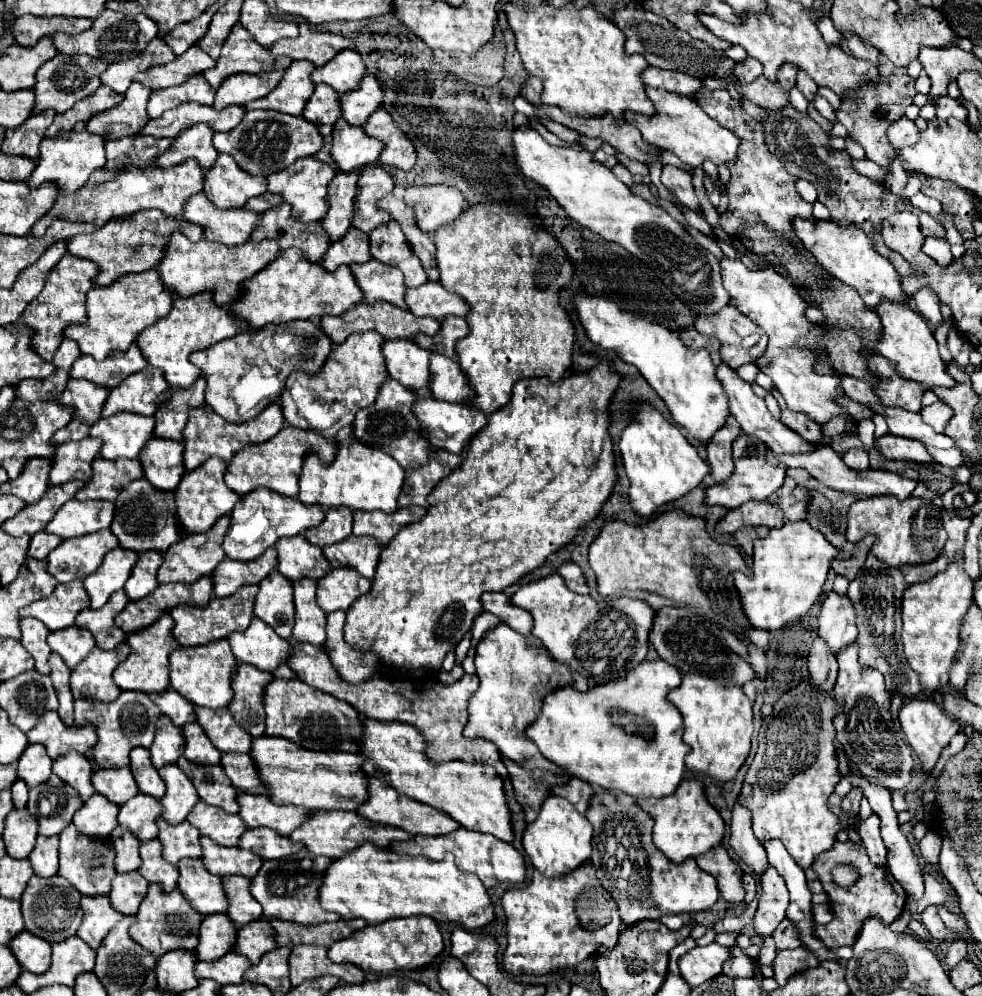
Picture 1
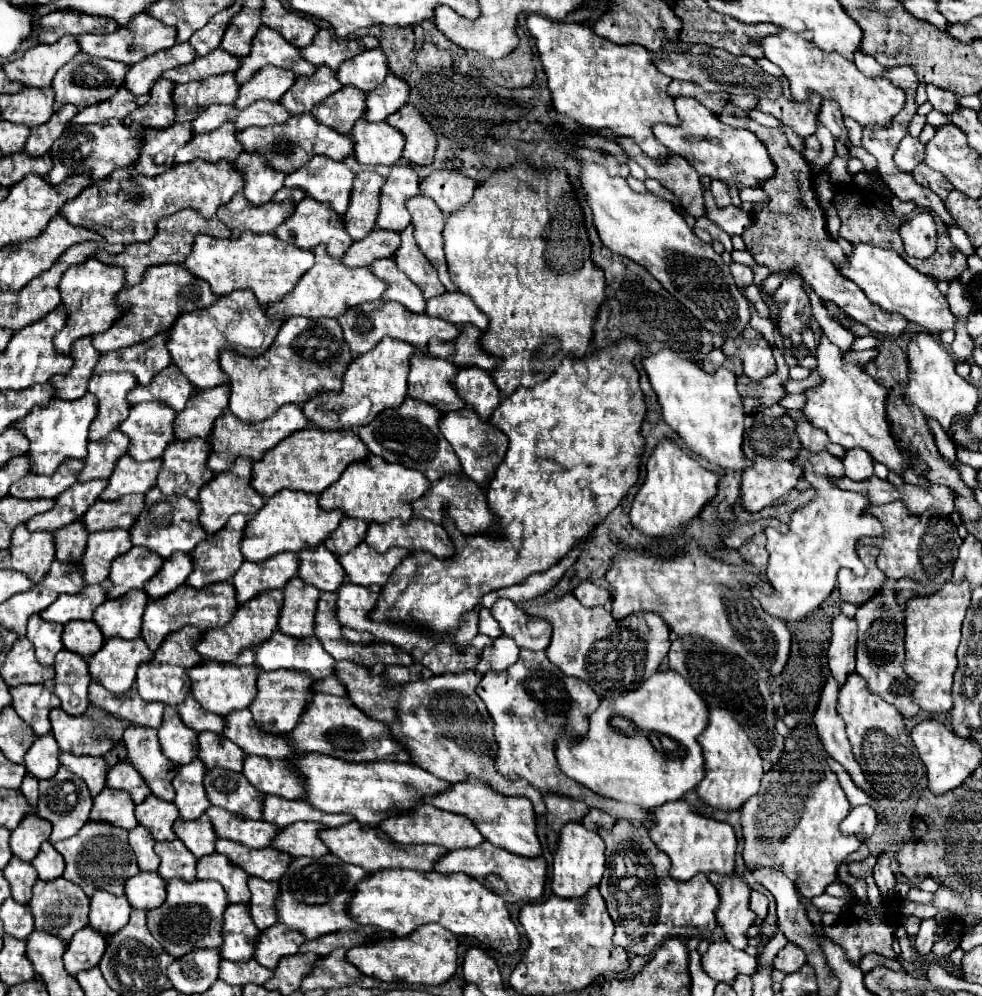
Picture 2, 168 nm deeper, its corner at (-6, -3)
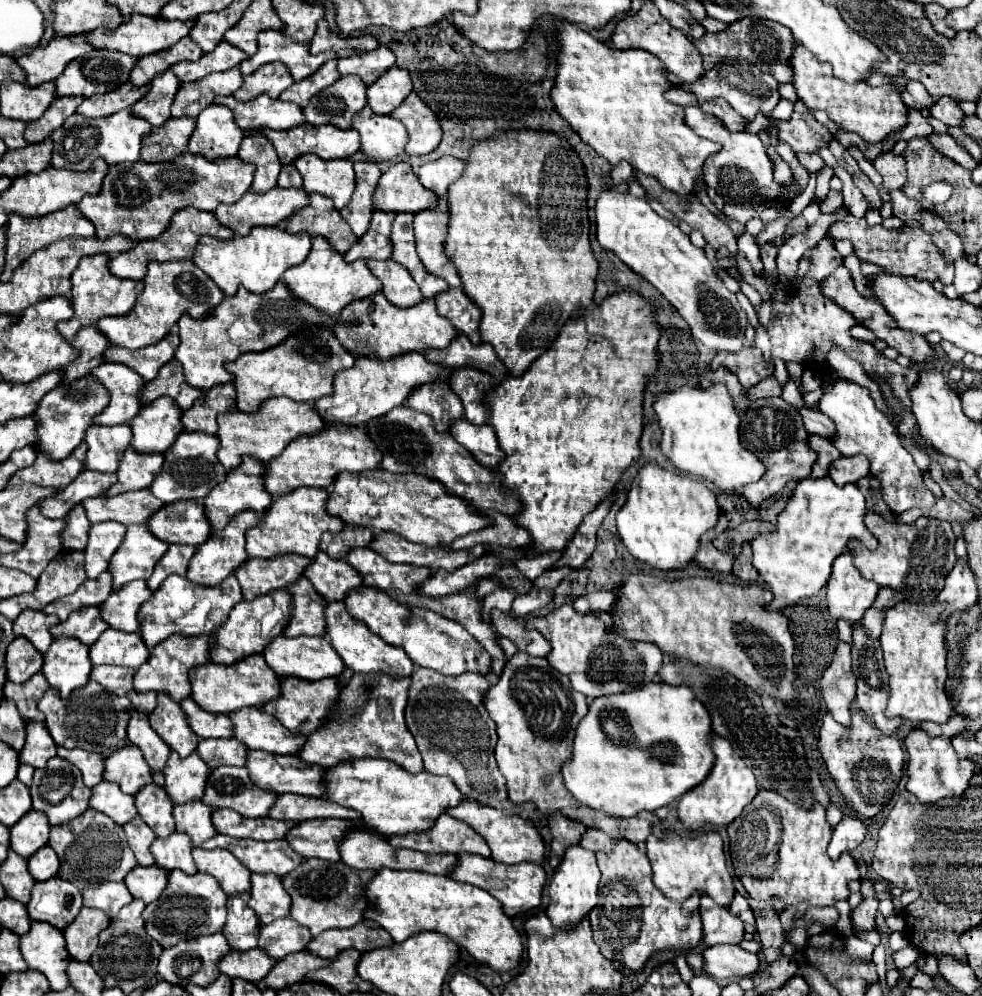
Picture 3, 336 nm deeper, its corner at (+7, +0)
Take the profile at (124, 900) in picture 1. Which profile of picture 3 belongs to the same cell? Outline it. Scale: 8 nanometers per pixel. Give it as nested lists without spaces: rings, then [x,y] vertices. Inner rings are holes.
[[[158,865],[134,867],[124,879],[132,897],[140,899],[140,901],[146,901],[146,903],[156,901],[162,895],[162,891],[166,887],[166,881],[168,881],[168,871],[164,871]]]

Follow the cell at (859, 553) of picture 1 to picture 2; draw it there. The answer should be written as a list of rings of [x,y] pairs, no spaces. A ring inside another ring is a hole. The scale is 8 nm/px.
[[[867,560],[867,574],[865,576],[855,576],[851,570],[841,568],[839,578],[837,578],[841,600],[851,602],[855,606],[871,600],[871,596],[875,596],[875,592],[879,592],[883,582],[885,582],[885,576],[877,568],[875,560]]]

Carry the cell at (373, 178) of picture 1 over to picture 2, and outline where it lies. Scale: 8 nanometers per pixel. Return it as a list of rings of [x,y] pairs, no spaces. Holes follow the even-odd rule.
[[[393,166],[381,190],[381,212],[377,216],[379,228],[401,232],[411,224],[405,202],[419,194],[419,176],[409,166]]]

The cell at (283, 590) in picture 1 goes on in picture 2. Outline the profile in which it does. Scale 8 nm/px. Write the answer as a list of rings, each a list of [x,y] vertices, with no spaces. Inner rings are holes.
[[[295,576],[287,582],[283,592],[285,602],[279,616],[279,630],[299,638],[311,636],[311,628],[315,628],[315,600],[319,600],[319,590]]]

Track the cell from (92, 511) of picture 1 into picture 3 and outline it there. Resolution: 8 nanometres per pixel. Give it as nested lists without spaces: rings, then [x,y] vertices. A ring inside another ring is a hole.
[[[148,489],[142,491],[126,491],[114,497],[88,497],[82,501],[86,517],[90,523],[116,521],[122,525],[144,523],[150,513],[162,507],[162,501],[154,497]]]

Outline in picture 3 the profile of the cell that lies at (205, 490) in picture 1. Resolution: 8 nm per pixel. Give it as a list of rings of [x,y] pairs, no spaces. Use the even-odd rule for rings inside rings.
[[[242,457],[242,463],[232,469],[230,473],[226,473],[226,479],[222,483],[218,483],[206,497],[204,497],[204,509],[206,509],[206,519],[210,523],[212,529],[224,529],[226,523],[230,521],[230,517],[234,517],[238,511],[258,511],[262,513],[262,509],[270,507],[272,497],[266,493],[264,485],[262,485],[262,473],[264,473],[264,463],[254,461],[252,457]]]

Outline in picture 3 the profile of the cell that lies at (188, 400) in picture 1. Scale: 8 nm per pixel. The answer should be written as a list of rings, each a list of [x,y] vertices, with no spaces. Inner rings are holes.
[[[232,383],[216,385],[204,391],[204,397],[194,401],[194,405],[182,411],[182,425],[186,431],[216,433],[216,415],[234,407],[234,387]]]

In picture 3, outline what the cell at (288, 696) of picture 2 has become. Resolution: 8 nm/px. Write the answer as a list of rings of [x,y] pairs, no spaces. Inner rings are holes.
[[[280,677],[280,695],[268,703],[262,705],[262,709],[266,713],[270,713],[272,717],[276,717],[286,729],[290,731],[298,731],[298,729],[314,729],[314,721],[318,721],[318,717],[322,717],[322,713],[326,713],[326,709],[330,709],[330,701],[334,701],[334,697],[338,697],[340,689],[336,679],[322,679],[322,681],[306,681],[306,679],[298,679],[298,677]]]

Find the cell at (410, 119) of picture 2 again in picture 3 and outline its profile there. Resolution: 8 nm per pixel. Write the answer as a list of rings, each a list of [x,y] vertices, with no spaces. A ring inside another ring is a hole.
[[[410,93],[390,115],[408,129],[408,145],[404,147],[408,155],[426,155],[438,147],[442,137],[440,123],[416,93]]]

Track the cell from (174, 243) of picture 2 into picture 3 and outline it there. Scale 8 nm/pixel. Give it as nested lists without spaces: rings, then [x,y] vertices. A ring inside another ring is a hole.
[[[184,207],[184,209],[180,209],[180,211],[176,211],[172,215],[172,221],[170,221],[170,225],[166,227],[166,231],[162,235],[158,235],[152,241],[138,241],[138,243],[134,243],[134,247],[130,251],[124,251],[124,253],[120,253],[116,257],[110,257],[108,269],[110,269],[112,275],[122,277],[122,279],[142,279],[146,275],[146,265],[150,261],[164,263],[164,261],[190,259],[194,255],[194,245],[196,245],[196,241],[198,241],[200,235],[214,235],[218,239],[230,239],[230,237],[234,237],[234,233],[228,227],[220,225],[212,217],[212,213],[198,211],[194,207]]]

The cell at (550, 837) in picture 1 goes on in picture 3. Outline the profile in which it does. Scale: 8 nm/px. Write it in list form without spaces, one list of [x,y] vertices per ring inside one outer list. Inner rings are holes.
[[[570,845],[548,883],[550,905],[546,909],[546,915],[558,929],[570,929],[590,913],[590,909],[598,903],[598,881],[600,871],[594,853],[582,845]]]

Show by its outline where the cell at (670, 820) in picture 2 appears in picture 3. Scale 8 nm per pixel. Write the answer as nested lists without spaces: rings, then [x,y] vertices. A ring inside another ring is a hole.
[[[666,831],[662,837],[650,835],[646,839],[646,853],[654,871],[654,885],[666,893],[670,899],[684,901],[690,893],[708,893],[718,905],[730,905],[734,897],[732,877],[728,873],[722,837],[716,831],[698,833],[694,837],[680,835],[676,831]]]

